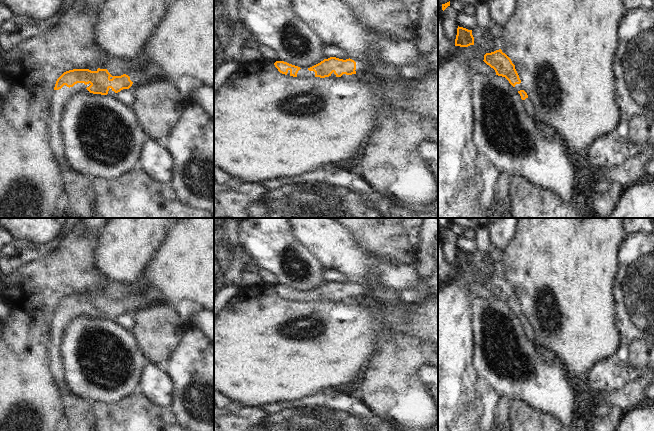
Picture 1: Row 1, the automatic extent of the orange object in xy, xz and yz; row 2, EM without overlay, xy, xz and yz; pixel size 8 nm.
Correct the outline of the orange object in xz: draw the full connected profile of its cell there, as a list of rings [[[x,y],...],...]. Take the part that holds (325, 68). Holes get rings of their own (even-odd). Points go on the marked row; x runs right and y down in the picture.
[[[330,57],[310,68],[300,68],[284,61],[276,61],[274,65],[282,74],[307,79],[329,76],[336,78],[356,73],[363,75],[369,66],[369,62],[363,57],[350,57],[346,60]]]

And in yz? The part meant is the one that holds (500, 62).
[[[499,49],[491,53],[486,53],[483,61],[495,70],[496,75],[505,77],[509,81],[520,94],[528,114],[534,117],[535,107],[527,93],[523,90],[520,84],[521,80],[511,59]]]

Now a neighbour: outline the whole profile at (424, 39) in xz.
[[[421,0],[420,17],[414,23],[413,42],[418,52],[419,60],[415,64],[399,68],[399,73],[406,81],[418,80],[424,76],[428,67],[428,55],[435,45],[434,16],[438,9],[438,0]]]

